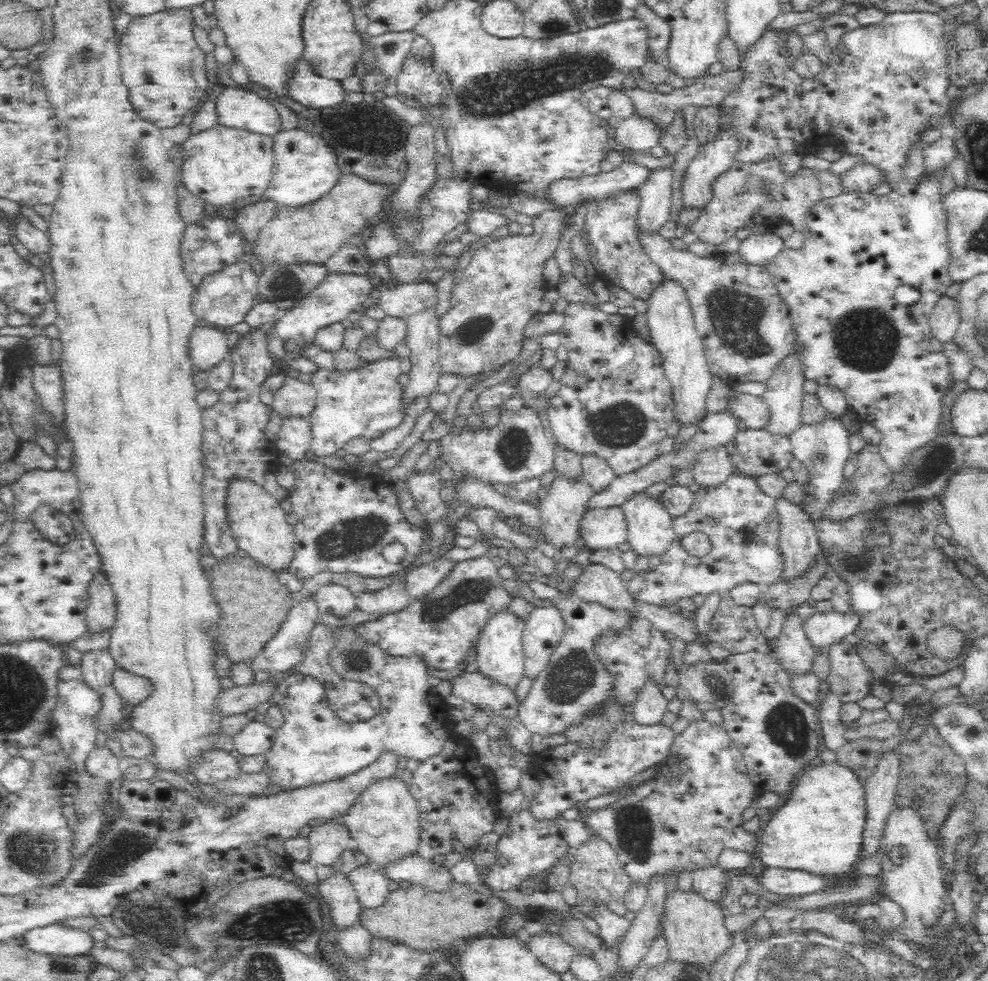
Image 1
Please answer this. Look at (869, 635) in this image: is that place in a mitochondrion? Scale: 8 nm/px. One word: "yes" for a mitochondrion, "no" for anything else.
no

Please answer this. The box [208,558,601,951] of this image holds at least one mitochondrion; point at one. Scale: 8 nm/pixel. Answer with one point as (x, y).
(283, 920)

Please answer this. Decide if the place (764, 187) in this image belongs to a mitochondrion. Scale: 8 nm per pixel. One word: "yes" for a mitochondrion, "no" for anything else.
yes

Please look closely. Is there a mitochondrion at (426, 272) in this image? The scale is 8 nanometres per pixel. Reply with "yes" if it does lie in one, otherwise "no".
no

